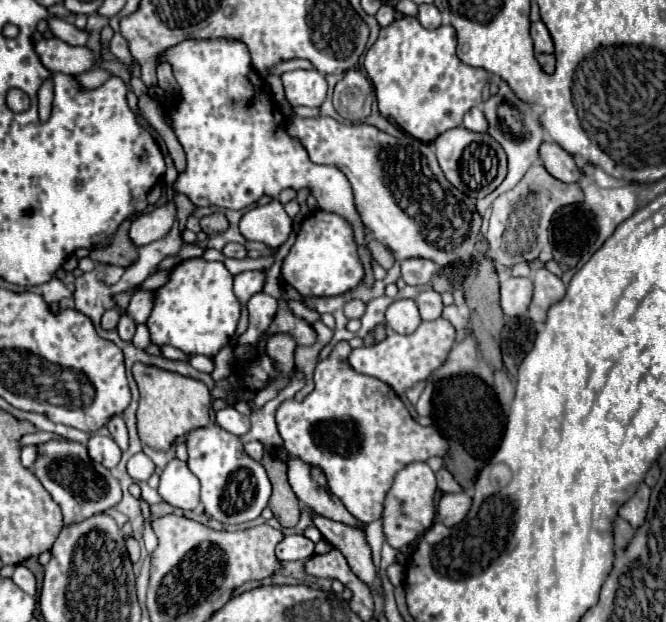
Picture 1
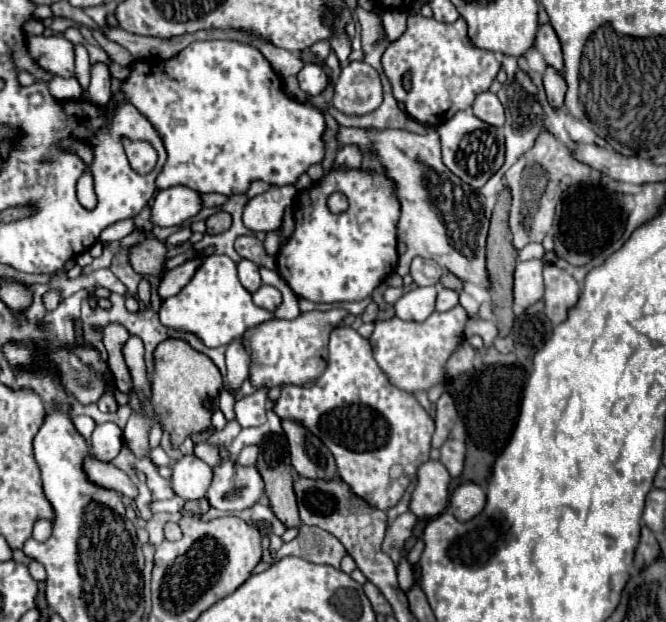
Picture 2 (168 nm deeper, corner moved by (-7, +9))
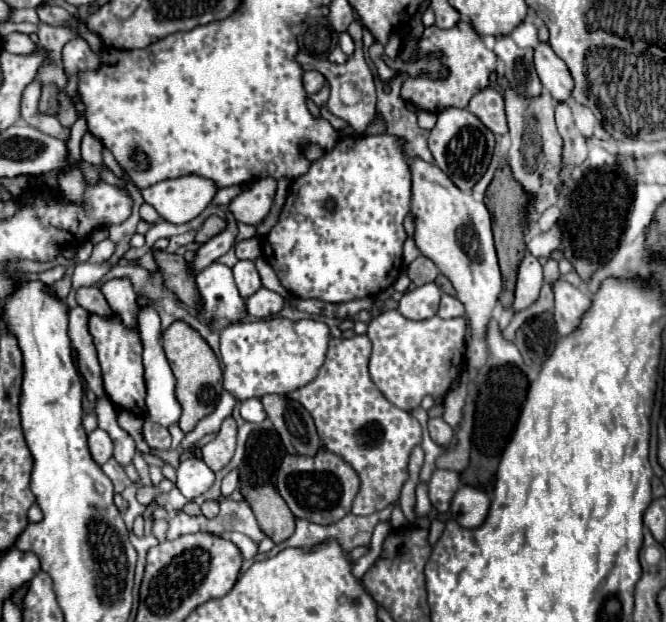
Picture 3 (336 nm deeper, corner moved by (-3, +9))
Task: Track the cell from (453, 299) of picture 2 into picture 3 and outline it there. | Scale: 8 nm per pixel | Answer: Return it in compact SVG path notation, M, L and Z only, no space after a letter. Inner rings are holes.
M443 294L443 296L441 296L441 304L439 304L437 316L441 316L441 318L457 318L457 316L465 316L465 308L463 308L463 304L461 304L455 296Z

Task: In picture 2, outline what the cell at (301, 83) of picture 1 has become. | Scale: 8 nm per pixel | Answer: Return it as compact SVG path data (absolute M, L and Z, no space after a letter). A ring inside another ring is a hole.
M305 64L303 70L299 72L299 84L309 96L317 96L327 86L327 74L317 64Z

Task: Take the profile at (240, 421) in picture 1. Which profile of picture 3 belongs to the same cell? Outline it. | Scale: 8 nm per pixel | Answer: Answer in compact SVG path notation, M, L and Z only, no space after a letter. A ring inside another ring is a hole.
M249 398L241 402L241 416L247 422L263 422L265 420L265 410L259 398Z

